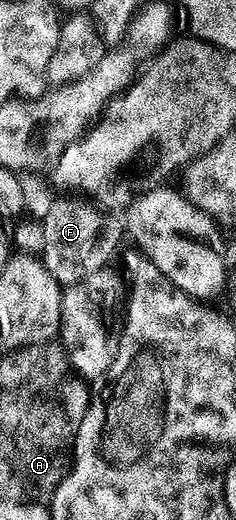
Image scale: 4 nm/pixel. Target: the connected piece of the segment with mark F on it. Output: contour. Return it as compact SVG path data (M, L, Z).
M53 199L52 212L41 219L44 244L40 248L40 261L61 286L78 283L105 267L120 242L116 231L104 227L101 209L81 201Z

